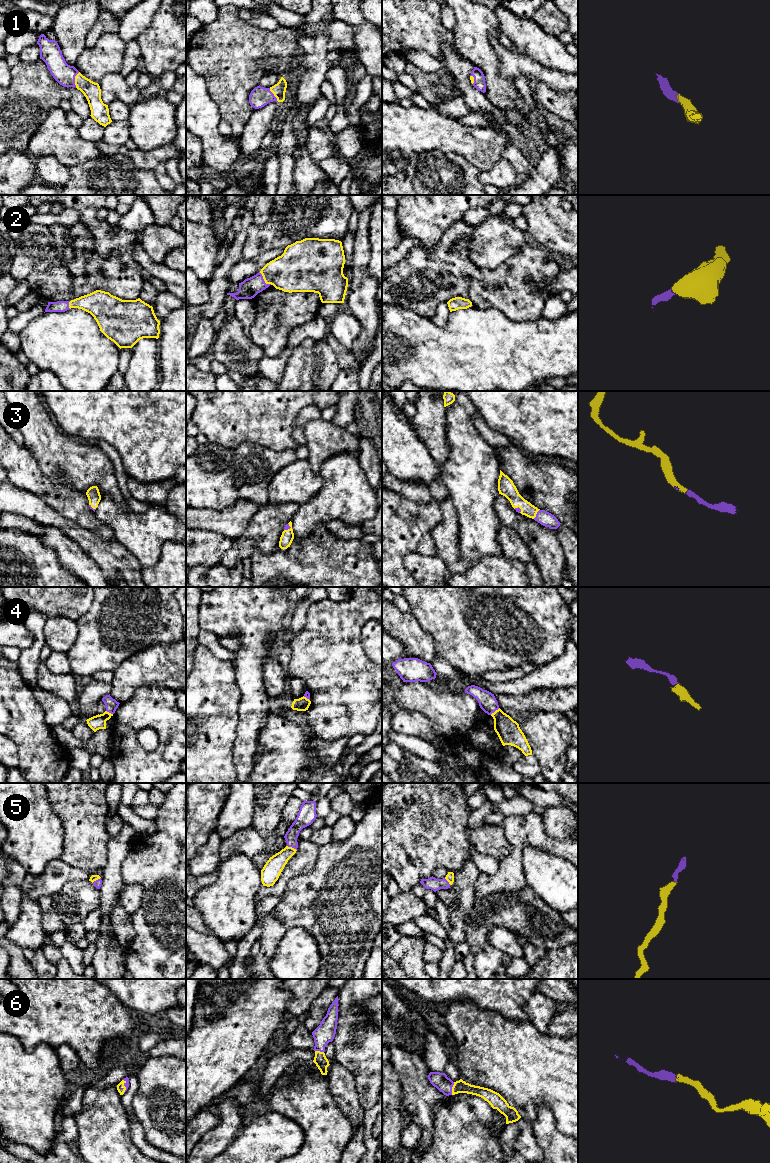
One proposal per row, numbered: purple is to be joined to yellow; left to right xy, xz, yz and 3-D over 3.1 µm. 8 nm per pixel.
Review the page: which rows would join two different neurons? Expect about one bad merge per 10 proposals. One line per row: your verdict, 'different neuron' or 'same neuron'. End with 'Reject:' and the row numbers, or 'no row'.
1: same neuron
2: same neuron
3: same neuron
4: same neuron
5: same neuron
6: same neuron
Reject: no row

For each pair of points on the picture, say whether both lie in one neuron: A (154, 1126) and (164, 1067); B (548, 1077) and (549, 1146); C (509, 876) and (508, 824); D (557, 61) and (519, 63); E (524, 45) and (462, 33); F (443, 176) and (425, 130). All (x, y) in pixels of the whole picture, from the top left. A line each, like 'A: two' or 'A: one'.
A: one
B: two
C: one
D: two
E: two
F: two

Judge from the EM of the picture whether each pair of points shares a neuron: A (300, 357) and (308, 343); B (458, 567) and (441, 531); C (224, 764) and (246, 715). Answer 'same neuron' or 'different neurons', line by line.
A: different neurons
B: same neuron
C: different neurons

